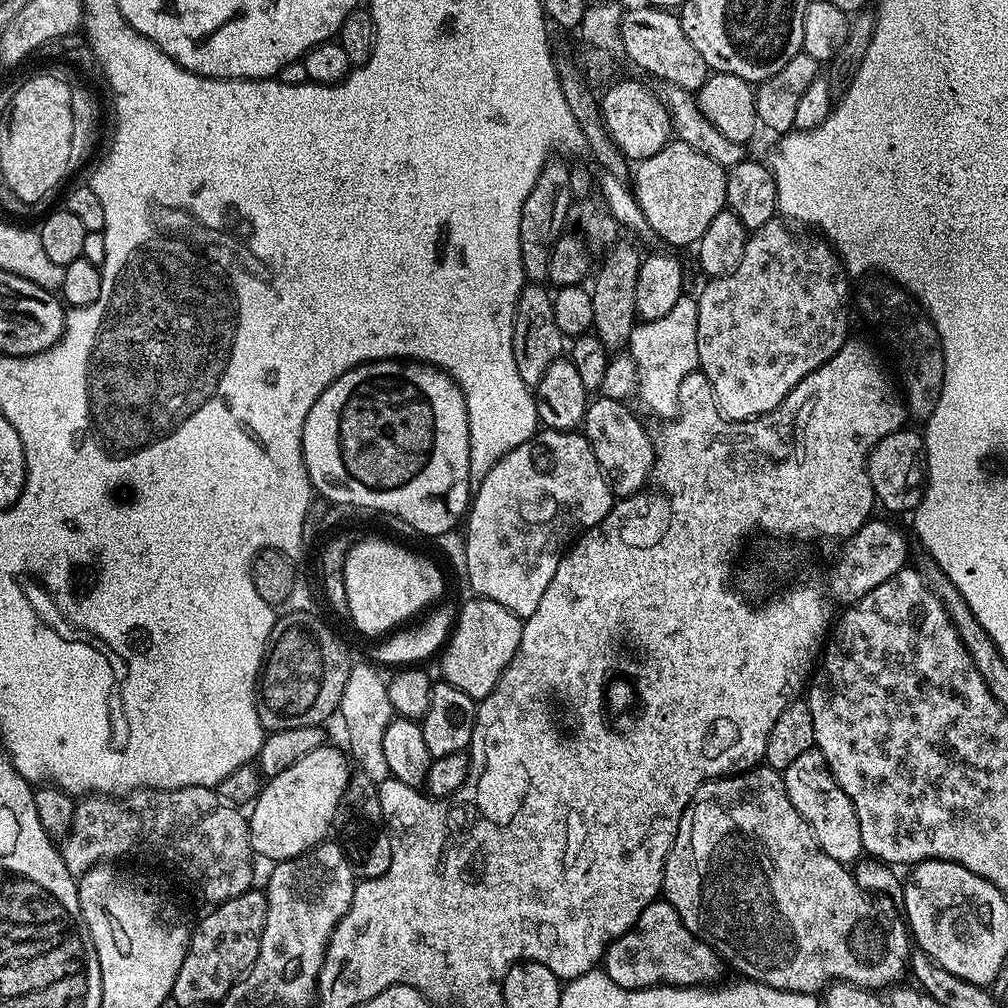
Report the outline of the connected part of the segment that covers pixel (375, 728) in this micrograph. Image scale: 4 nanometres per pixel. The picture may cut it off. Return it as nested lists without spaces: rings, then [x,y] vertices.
[[[353,663],[349,667],[346,687],[342,692],[342,698],[340,699],[340,706],[338,709],[339,717],[340,719],[342,718],[344,722],[346,736],[350,744],[351,753],[349,752],[349,755],[352,758],[354,756],[358,764],[356,766],[375,784],[379,784],[380,782],[390,778],[389,770],[386,766],[386,757],[382,751],[382,737],[386,734],[386,726],[390,726],[390,722],[394,718],[394,713],[392,707],[390,706],[388,685],[386,683],[385,677],[383,675],[380,677],[377,672],[379,671],[371,663]]]

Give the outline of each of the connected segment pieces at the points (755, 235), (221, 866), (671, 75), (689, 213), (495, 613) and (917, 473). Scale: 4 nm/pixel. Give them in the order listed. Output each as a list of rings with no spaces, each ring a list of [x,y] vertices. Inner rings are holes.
[[[777,218],[766,222],[766,226],[755,229],[749,235],[746,242],[746,250],[742,250],[742,262],[730,274],[718,276],[707,281],[708,285],[698,293],[698,364],[699,371],[706,374],[706,378],[712,387],[712,393],[716,396],[716,405],[720,412],[728,420],[754,420],[757,416],[764,416],[770,410],[774,410],[814,370],[818,370],[838,350],[843,346],[844,341],[849,339],[848,332],[848,283],[849,277],[846,275],[844,265],[838,259],[835,251],[831,247],[820,244],[803,244],[794,233],[788,228],[789,225],[783,219]]]
[[[186,786],[185,788],[137,788],[127,794],[88,794],[83,798],[76,800],[76,809],[74,810],[74,818],[70,822],[70,830],[62,837],[62,851],[64,853],[64,861],[66,862],[66,870],[70,870],[70,874],[77,878],[84,875],[96,864],[105,862],[120,862],[123,856],[153,856],[156,860],[161,860],[164,864],[169,864],[176,872],[181,872],[206,899],[209,905],[215,906],[221,904],[224,900],[234,898],[238,894],[249,891],[253,887],[252,884],[252,860],[254,861],[254,853],[250,846],[250,830],[248,829],[248,816],[245,815],[237,805],[229,804],[220,797],[215,787],[203,788],[202,786]]]
[[[651,6],[628,8],[621,18],[620,30],[623,55],[628,55],[642,71],[657,76],[657,81],[695,93],[708,80],[710,69],[706,58],[702,58],[702,54],[694,50],[690,38],[686,38],[686,30],[682,30],[675,11]]]
[[[673,139],[665,148],[658,150],[658,154],[650,154],[650,158],[639,161],[630,176],[630,187],[636,196],[642,214],[646,214],[646,222],[654,230],[654,234],[661,241],[665,240],[673,249],[695,245],[706,234],[706,226],[715,216],[726,208],[726,178],[727,171],[706,158],[706,154],[698,154],[694,146],[686,146],[683,142]]]
[[[483,598],[471,599],[459,605],[452,636],[444,645],[439,660],[443,683],[458,686],[462,694],[479,702],[498,686],[498,678],[502,678],[505,666],[518,650],[524,626],[521,617],[506,610],[506,606]]]
[[[919,431],[892,432],[874,446],[868,456],[870,486],[874,490],[879,507],[888,512],[915,513],[924,497],[924,485],[928,482],[928,459],[924,453],[924,438]]]

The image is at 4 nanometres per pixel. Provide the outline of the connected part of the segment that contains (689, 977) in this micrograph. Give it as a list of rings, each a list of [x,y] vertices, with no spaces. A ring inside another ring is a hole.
[[[657,898],[634,922],[634,926],[626,934],[612,942],[604,952],[602,970],[620,988],[654,988],[657,986],[671,986],[674,988],[695,988],[697,986],[712,986],[720,976],[722,961],[720,955],[706,942],[702,942],[682,922],[678,910],[670,906],[667,900]]]

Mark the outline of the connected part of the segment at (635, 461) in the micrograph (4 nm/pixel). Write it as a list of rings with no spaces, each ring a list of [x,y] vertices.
[[[600,396],[593,399],[584,415],[582,431],[598,458],[598,466],[604,471],[613,497],[633,496],[644,491],[656,467],[656,446],[653,437],[648,436],[644,424],[628,409],[622,400]]]

